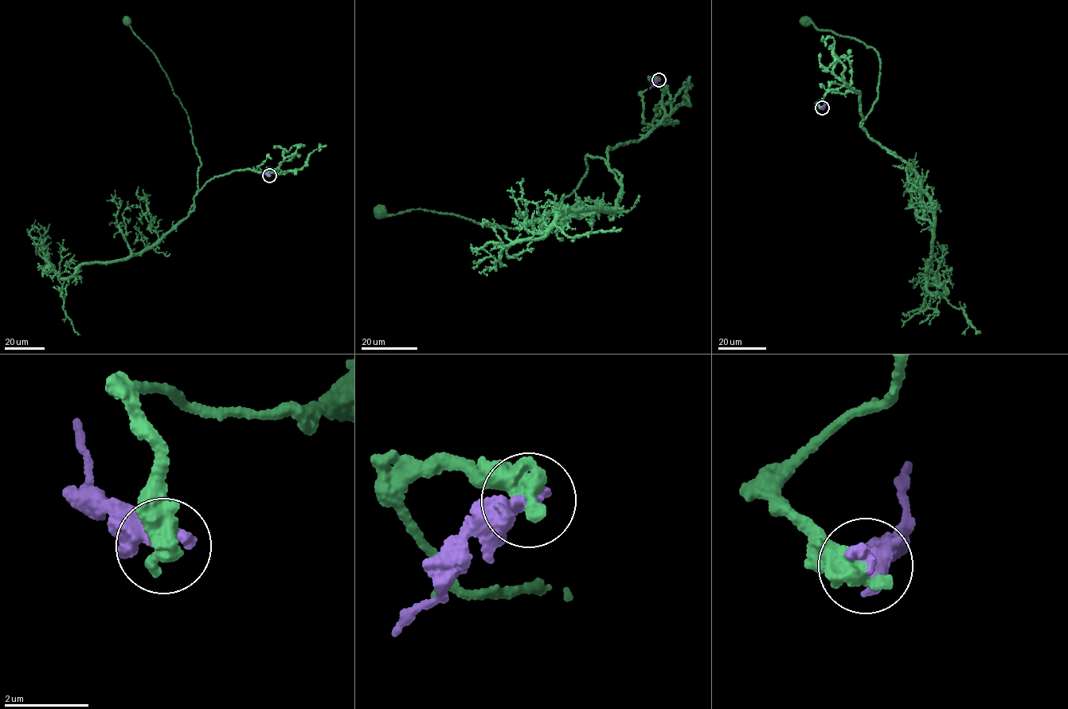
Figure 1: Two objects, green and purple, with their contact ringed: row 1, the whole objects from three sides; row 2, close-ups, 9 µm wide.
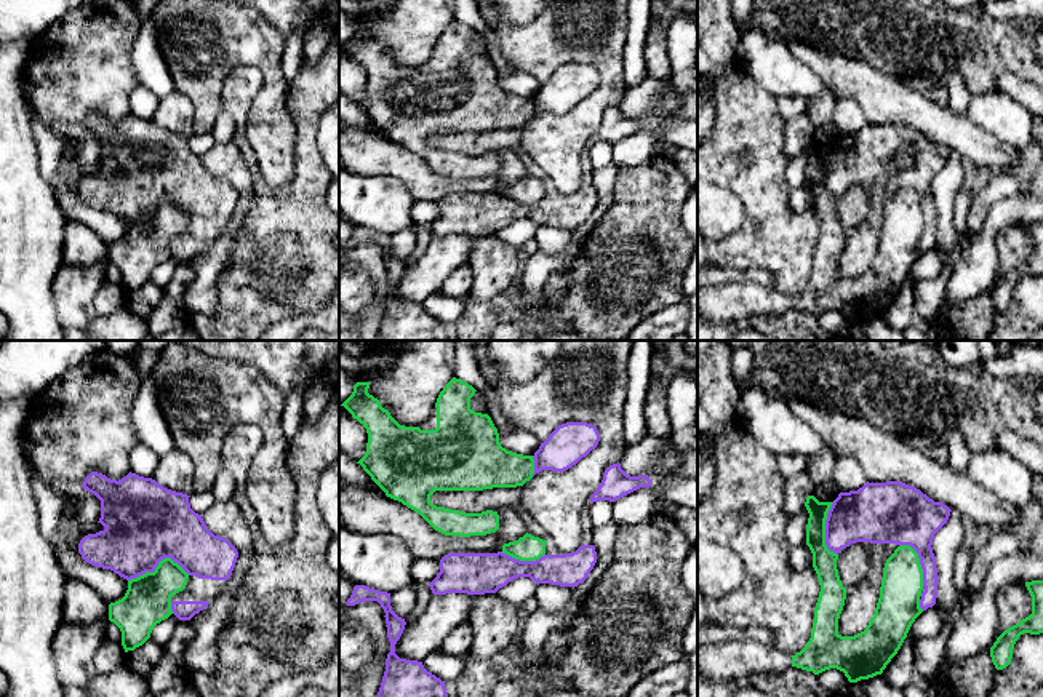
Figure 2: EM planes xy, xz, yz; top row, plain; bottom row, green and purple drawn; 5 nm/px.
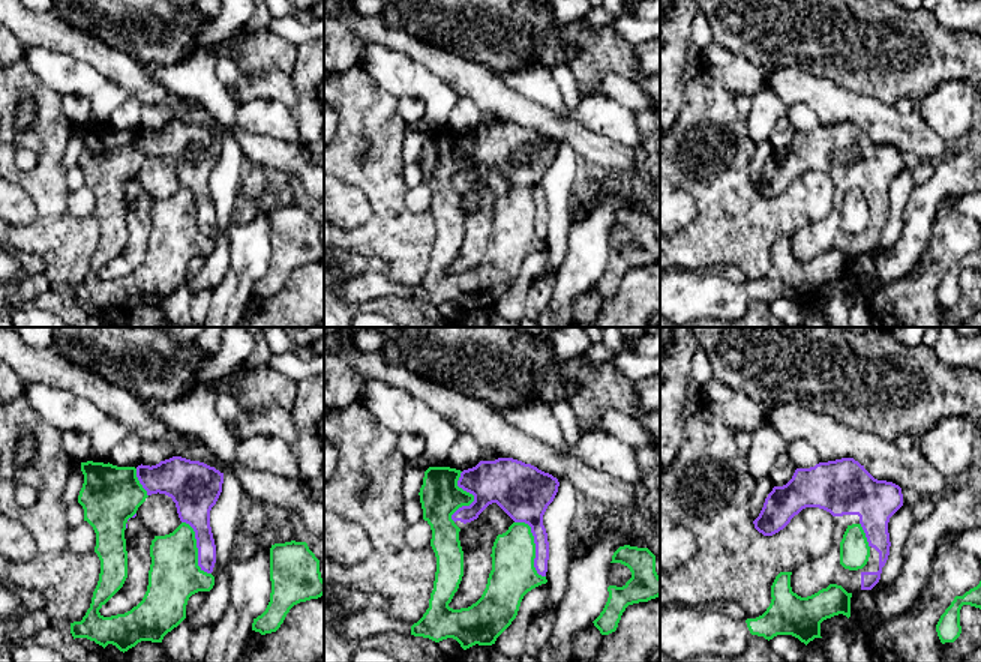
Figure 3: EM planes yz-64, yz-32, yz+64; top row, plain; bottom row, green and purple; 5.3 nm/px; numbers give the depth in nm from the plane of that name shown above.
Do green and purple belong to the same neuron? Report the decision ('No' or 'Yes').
No

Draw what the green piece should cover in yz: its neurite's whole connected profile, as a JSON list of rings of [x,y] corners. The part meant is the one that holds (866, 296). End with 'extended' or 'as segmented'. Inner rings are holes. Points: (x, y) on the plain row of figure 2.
[[[808,137],[805,144],[809,155],[806,187],[813,195],[821,233],[811,280],[792,297],[792,309],[814,317],[837,310],[849,325],[857,325],[883,315],[901,291],[912,265],[923,254],[920,249],[923,211],[918,195],[910,187],[897,189],[885,205],[880,240],[869,267],[854,278],[841,278],[838,261],[846,230],[837,211],[838,197],[825,187],[825,161],[832,145],[819,144],[814,137]]]; as segmented

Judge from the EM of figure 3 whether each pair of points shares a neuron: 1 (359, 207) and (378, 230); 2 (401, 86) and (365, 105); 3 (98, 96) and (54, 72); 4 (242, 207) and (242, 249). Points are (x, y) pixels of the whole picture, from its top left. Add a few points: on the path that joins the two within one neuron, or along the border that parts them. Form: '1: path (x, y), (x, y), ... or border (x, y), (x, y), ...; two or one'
1: border (354, 185), (369, 204), (369, 216), (344, 230); two
2: border (365, 68), (396, 98); two
3: path (87, 86), (80, 78), (65, 74); one
4: border (264, 209), (251, 221), (233, 225); two

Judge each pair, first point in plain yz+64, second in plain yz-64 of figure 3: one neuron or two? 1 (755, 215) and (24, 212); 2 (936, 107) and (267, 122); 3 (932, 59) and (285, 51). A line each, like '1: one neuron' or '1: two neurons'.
1: two neurons
2: one neuron
3: one neuron

